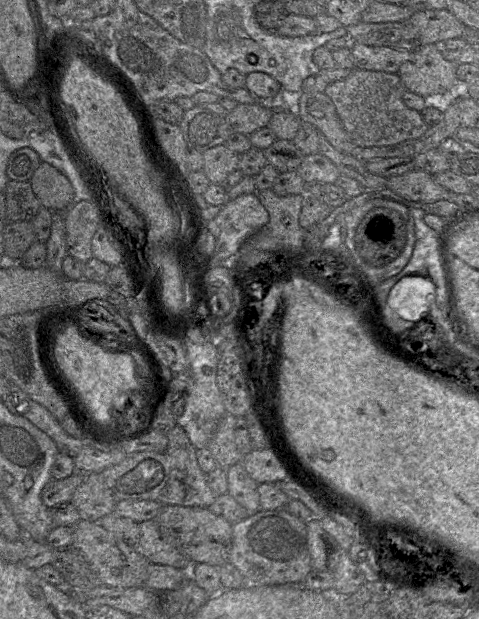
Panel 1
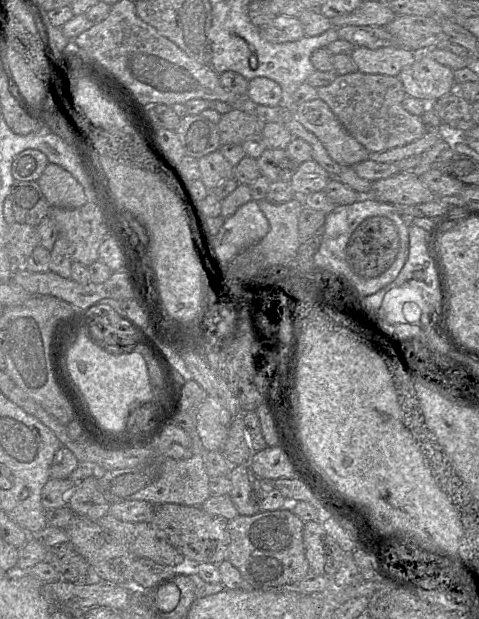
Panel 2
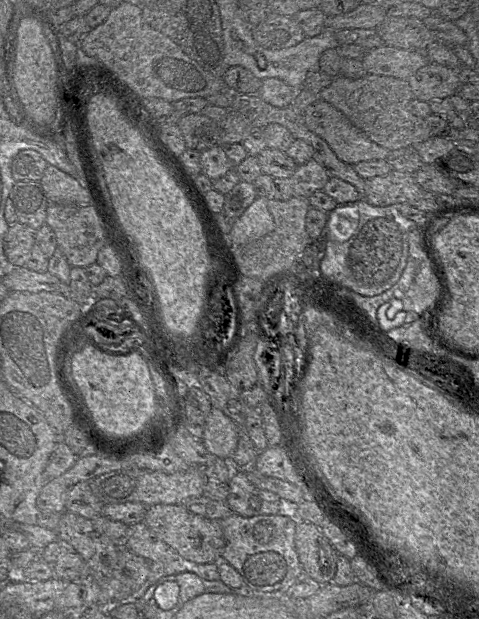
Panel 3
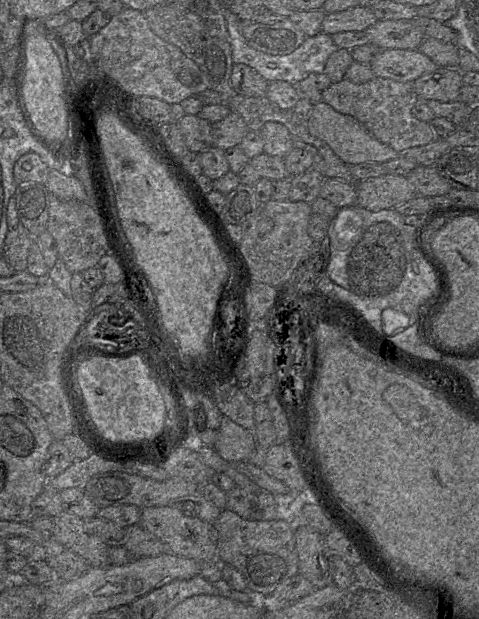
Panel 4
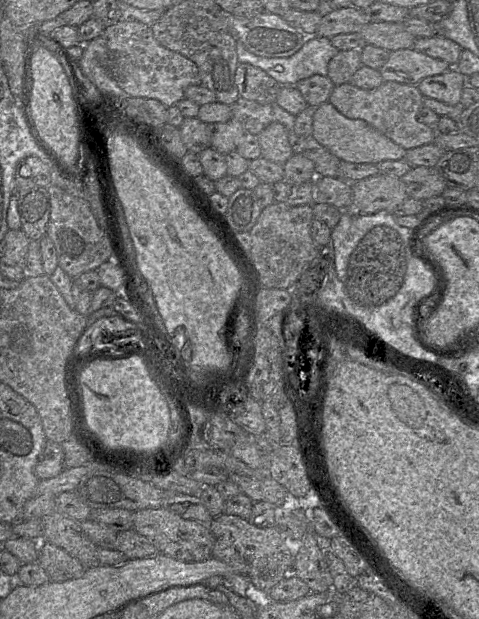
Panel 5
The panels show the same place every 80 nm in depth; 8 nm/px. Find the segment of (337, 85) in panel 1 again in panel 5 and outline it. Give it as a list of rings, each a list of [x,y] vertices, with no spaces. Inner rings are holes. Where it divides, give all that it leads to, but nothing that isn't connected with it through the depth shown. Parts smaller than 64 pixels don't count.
[[[384,81],[377,88],[366,90],[351,83],[333,88],[328,102],[350,119],[361,119],[404,149],[423,146],[434,141],[436,130],[418,120],[423,96],[416,85]]]

